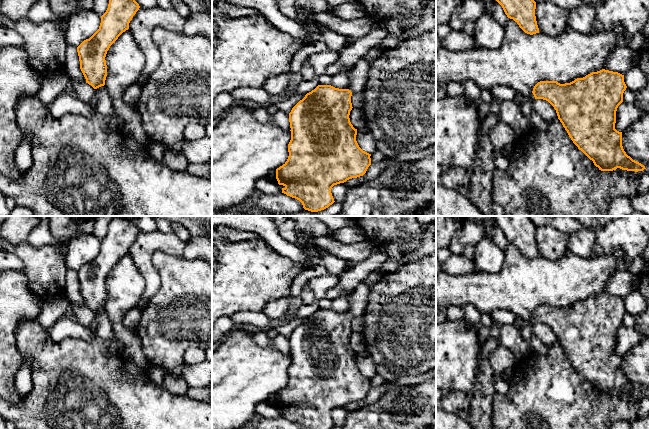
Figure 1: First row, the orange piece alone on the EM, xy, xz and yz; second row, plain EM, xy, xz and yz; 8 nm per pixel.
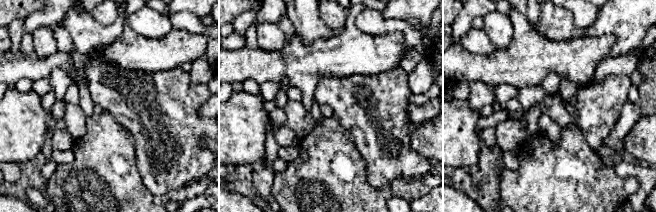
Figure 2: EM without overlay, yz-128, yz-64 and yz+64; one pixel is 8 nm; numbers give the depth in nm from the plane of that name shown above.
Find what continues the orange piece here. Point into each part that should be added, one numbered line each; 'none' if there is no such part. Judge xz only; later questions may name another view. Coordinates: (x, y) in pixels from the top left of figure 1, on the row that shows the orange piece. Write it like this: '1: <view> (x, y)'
1: xz (359, 74)

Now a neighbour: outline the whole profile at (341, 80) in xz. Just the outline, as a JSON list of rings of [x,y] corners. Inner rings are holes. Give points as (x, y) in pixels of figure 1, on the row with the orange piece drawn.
[[[351,69],[343,70],[332,76],[331,86],[339,89],[348,89],[350,86]]]

